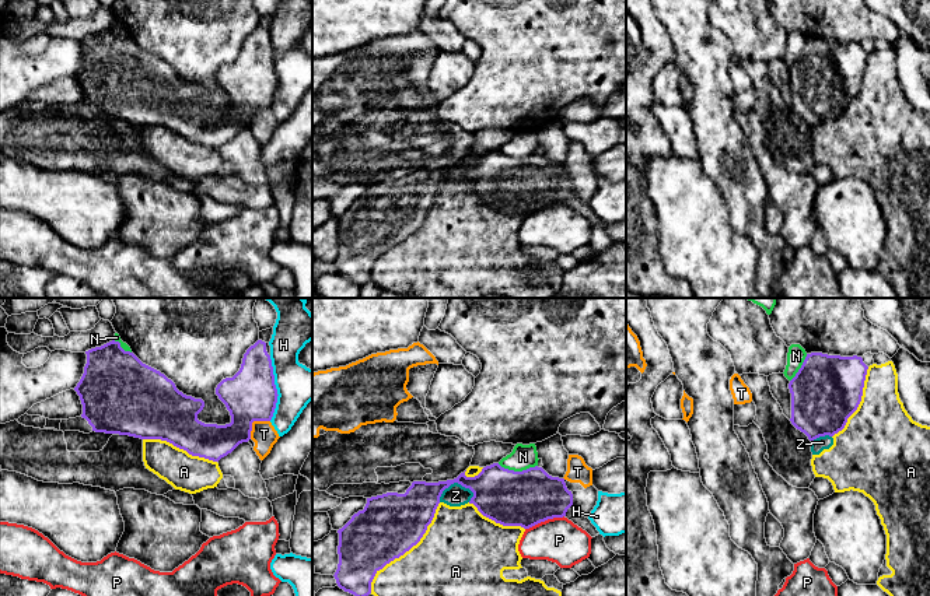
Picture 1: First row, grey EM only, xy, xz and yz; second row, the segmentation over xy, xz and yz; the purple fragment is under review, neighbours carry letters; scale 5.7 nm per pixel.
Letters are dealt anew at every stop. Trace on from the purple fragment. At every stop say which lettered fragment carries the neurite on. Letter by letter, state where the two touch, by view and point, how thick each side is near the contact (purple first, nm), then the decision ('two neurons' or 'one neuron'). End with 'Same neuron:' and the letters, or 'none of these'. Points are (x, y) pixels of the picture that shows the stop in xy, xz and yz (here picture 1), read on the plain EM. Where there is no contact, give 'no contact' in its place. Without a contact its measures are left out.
A: xz (406, 237) | 360/460 nm | two neurons
H: xy (275, 74) | 300/240 nm | two neurons
N: xz (517, 158) | 320/140 nm | two neurons
P: xz (544, 207) | 320/260 nm | two neurons
T: xy (252, 108) | 300/140 nm | two neurons
Z: xz (453, 169) | 260/130 nm | two neurons
Same neuron: none of these

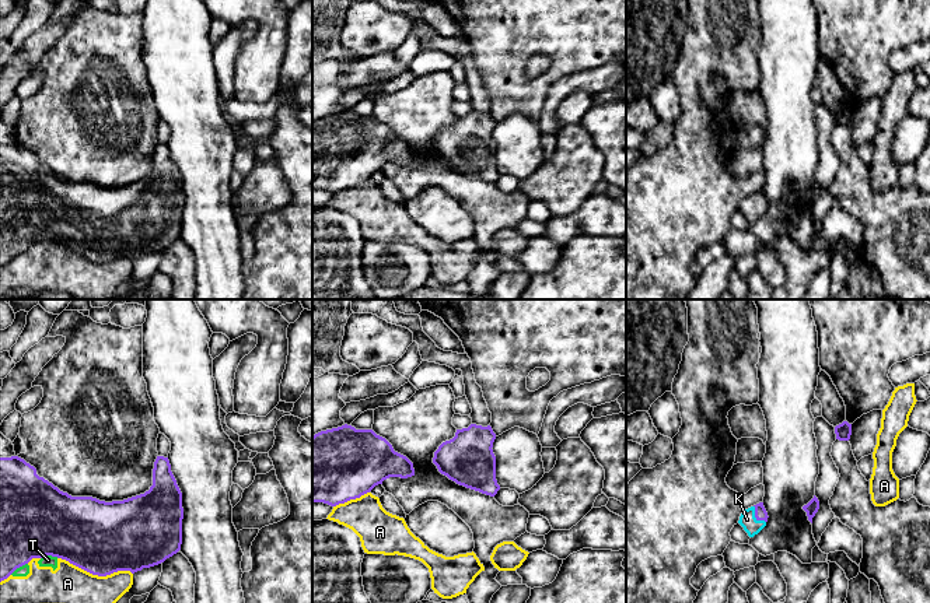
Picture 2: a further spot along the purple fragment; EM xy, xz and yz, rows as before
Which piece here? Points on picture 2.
A: xy (95, 260) | 420/240 nm | two neurons
K: yz (755, 203) | 70/90 nm | one neuron
T: xy (49, 241) | 420/60 nm | two neurons
Same neuron: K

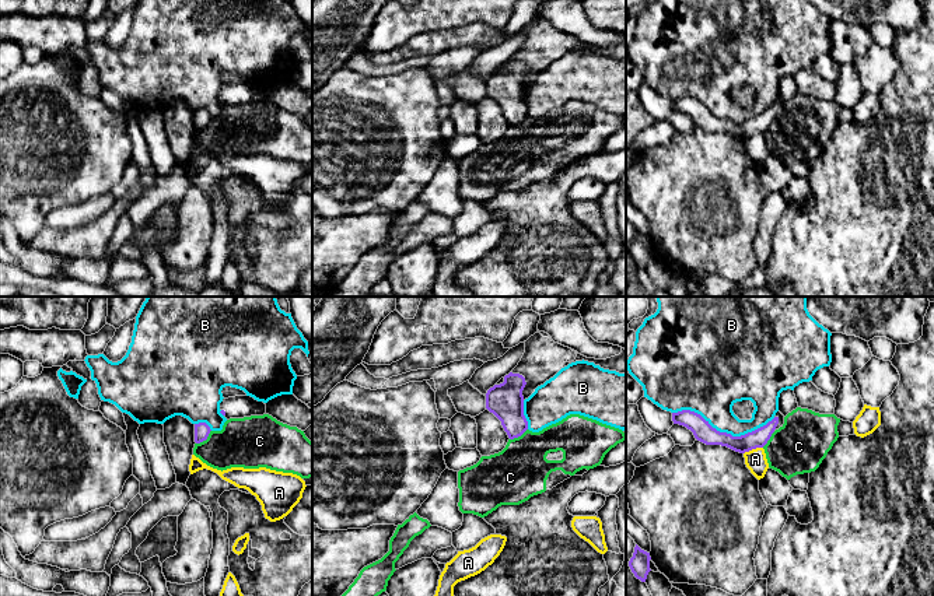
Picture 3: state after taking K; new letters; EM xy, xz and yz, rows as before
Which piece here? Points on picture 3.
A: yz (752, 135) | 110/120 nm | two neurons
B: yz (724, 119) | 110/280 nm | two neurons
C: xy (205, 126) | 90/300 nm | two neurons
Same neuron: none of these

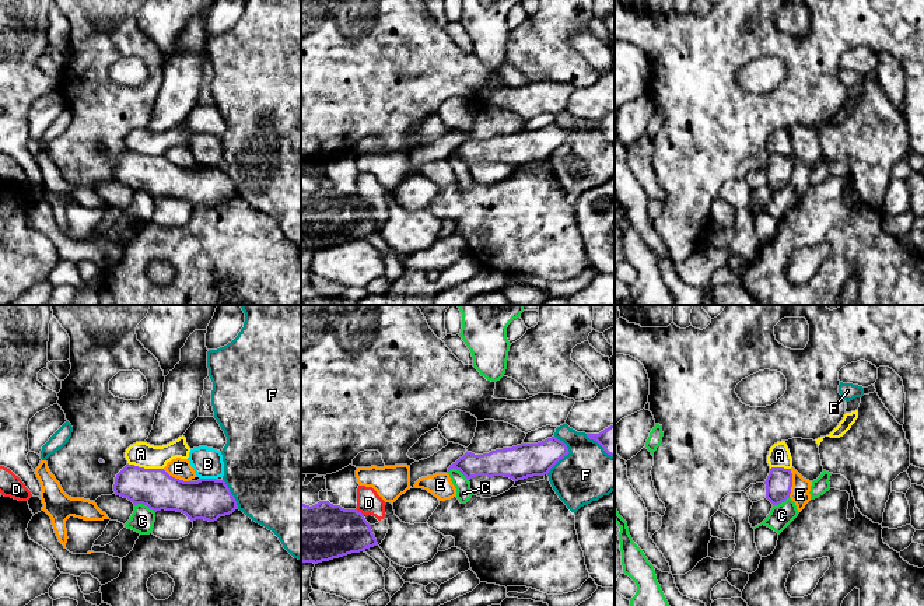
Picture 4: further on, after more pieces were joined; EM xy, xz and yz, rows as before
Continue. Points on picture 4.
A: xy (146, 156) | 220/140 nm | two neurons
B: xy (207, 165) | 240/180 nm | two neurons
C: xz (458, 156) | 160/90 nm | two neurons
D: xz (360, 199) | 320/140 nm | two neurons
E: yz (791, 170) | 150/110 nm | two neurons
F: xz (566, 142) | 200/320 nm | two neurons
Same neuron: none of these

